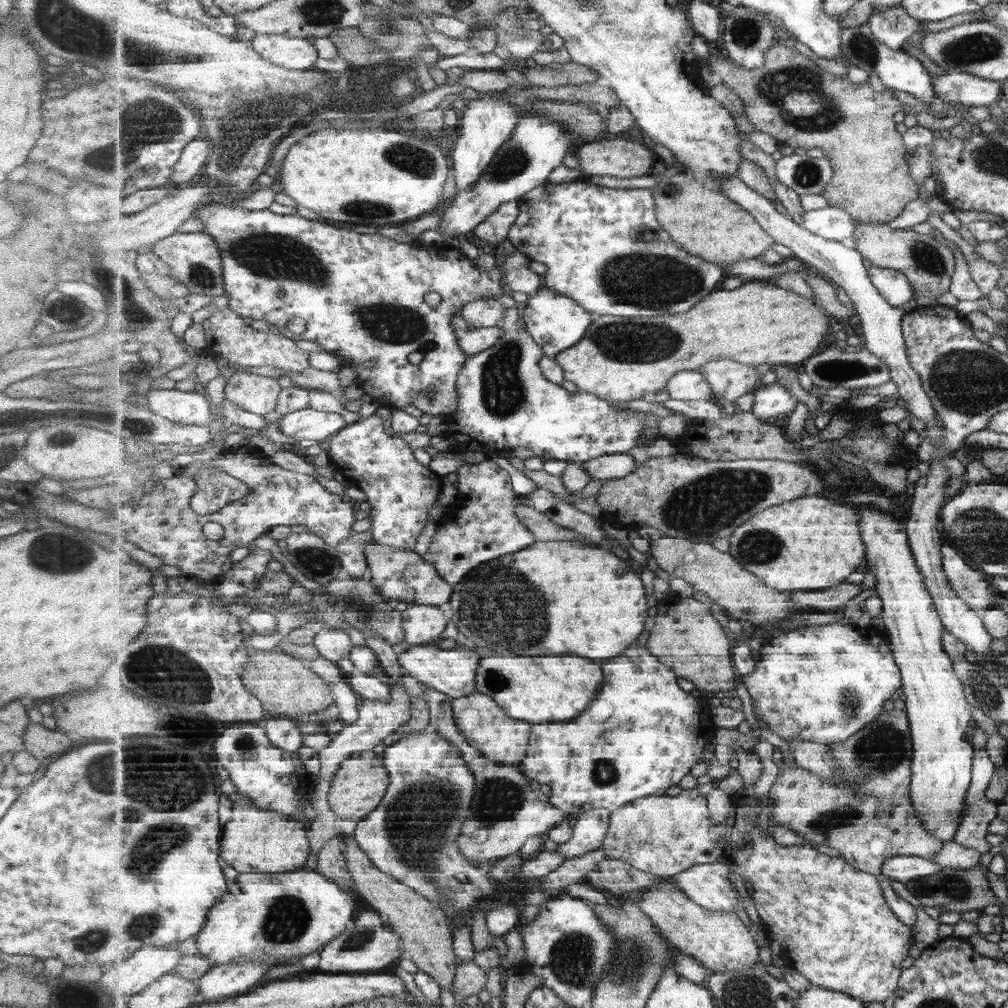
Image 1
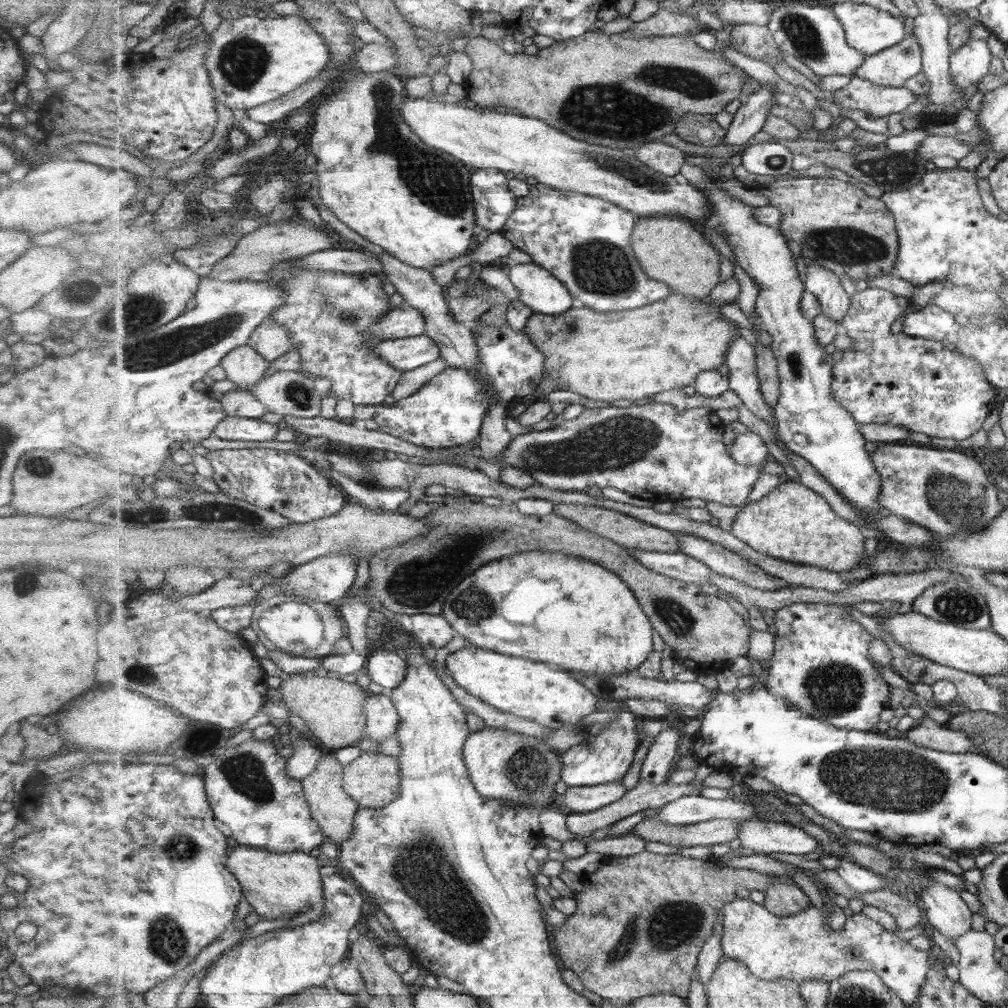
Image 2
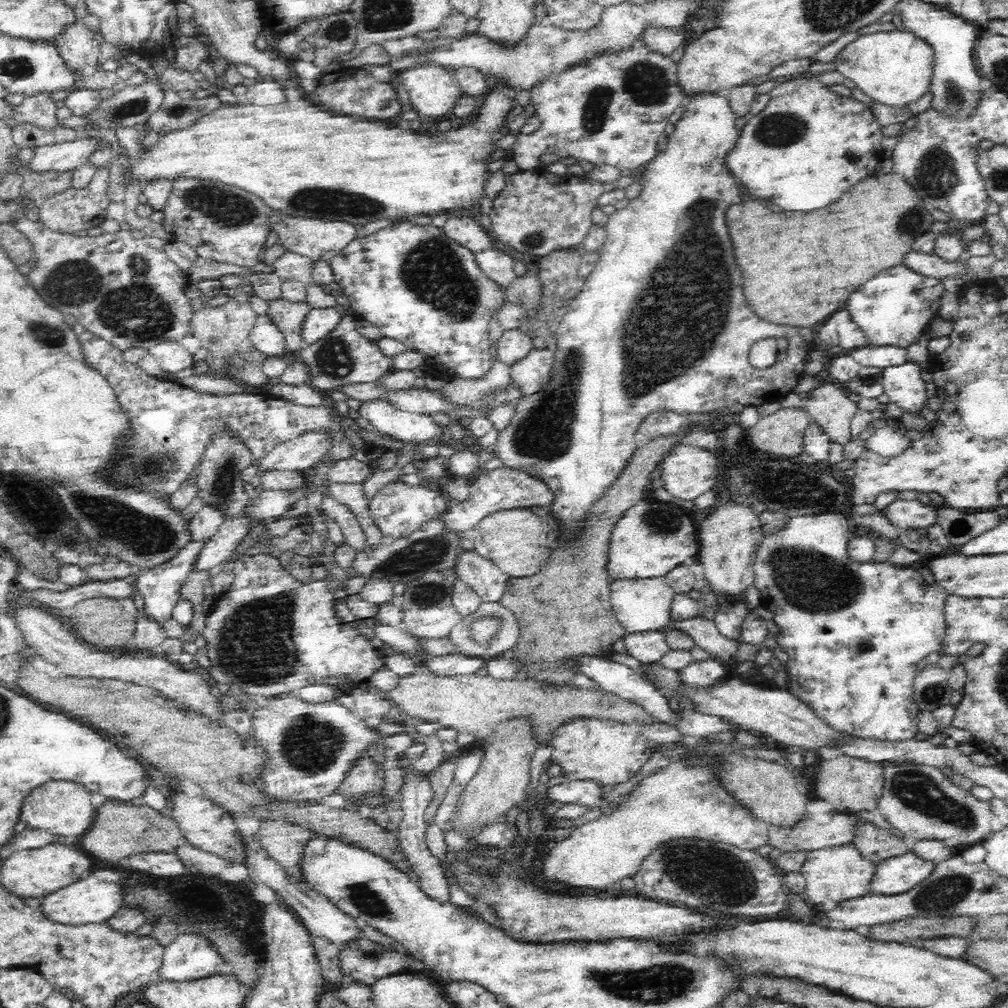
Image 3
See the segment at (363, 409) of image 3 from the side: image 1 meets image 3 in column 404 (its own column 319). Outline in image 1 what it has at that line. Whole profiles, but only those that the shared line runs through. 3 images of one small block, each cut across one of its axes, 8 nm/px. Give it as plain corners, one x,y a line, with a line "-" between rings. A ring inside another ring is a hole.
305,408
280,419
280,431
283,435
296,440
314,440
317,443
329,442
331,436
347,428
347,422
339,413
317,411

